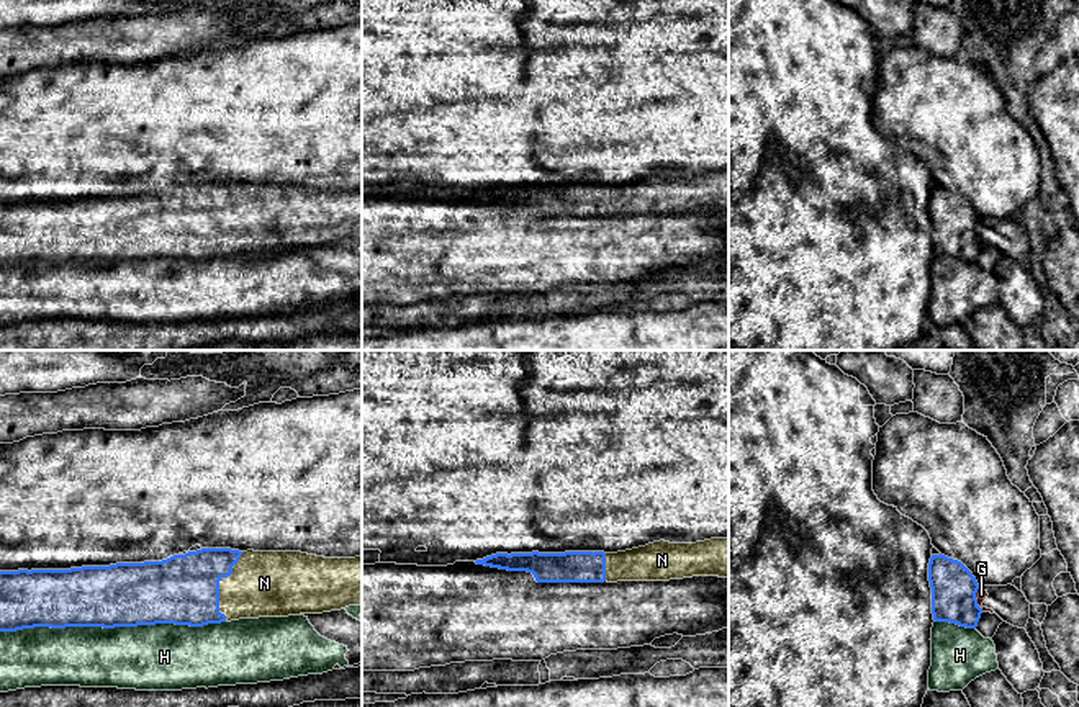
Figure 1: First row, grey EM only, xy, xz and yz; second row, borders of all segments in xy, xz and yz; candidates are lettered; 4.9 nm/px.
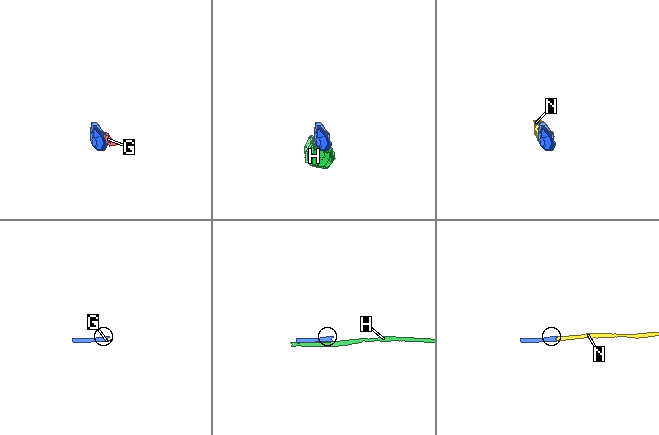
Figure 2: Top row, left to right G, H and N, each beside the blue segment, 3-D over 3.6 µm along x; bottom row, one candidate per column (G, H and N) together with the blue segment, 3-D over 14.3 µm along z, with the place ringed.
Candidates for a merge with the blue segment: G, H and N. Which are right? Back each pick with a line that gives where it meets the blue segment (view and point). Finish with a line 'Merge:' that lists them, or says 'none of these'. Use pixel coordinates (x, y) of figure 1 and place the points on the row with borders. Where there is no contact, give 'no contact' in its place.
N: contact xy (218, 585)
Merge: N

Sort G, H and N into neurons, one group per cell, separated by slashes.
G / H / N

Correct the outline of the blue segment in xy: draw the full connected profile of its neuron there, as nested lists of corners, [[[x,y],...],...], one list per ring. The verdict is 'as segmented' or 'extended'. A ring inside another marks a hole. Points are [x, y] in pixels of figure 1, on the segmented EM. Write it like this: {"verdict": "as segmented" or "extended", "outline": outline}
{"verdict": "extended", "outline": [[[201,548],[162,561],[0,571],[0,632],[34,627],[203,627],[239,619],[323,614],[362,606],[362,556]]]}

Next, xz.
{"verdict": "extended", "outline": [[[729,537],[696,543],[665,540],[604,553],[496,553],[476,565],[532,573],[537,583],[670,581],[693,576],[729,578]]]}

